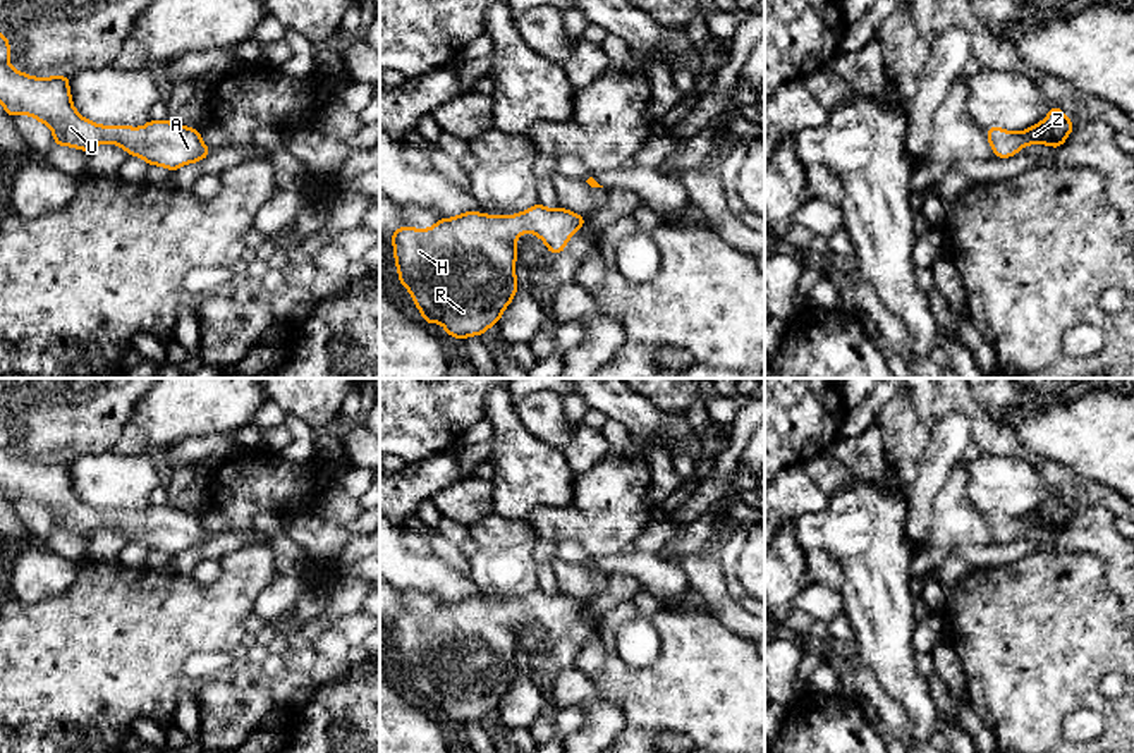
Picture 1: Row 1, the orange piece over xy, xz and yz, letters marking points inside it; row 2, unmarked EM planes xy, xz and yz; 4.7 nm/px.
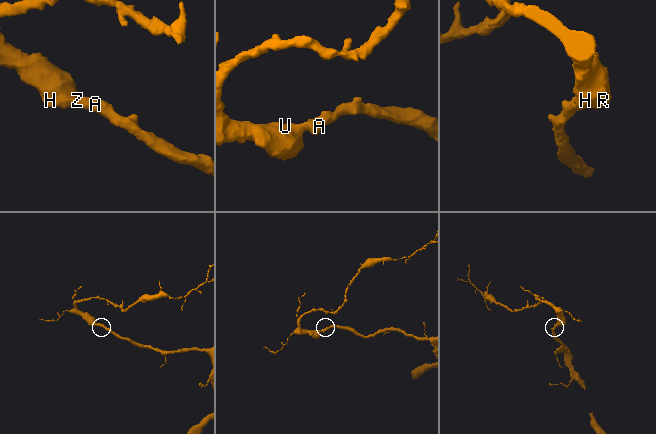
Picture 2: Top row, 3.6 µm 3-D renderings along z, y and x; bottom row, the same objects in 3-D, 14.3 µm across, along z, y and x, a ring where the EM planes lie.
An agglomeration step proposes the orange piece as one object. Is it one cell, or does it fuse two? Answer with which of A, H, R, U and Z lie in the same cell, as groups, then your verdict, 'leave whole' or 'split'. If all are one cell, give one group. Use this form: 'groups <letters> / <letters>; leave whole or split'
groups A H R U Z; leave whole

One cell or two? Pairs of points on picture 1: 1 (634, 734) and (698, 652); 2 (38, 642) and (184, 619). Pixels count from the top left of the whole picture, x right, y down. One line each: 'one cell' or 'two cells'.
1: one cell
2: one cell

